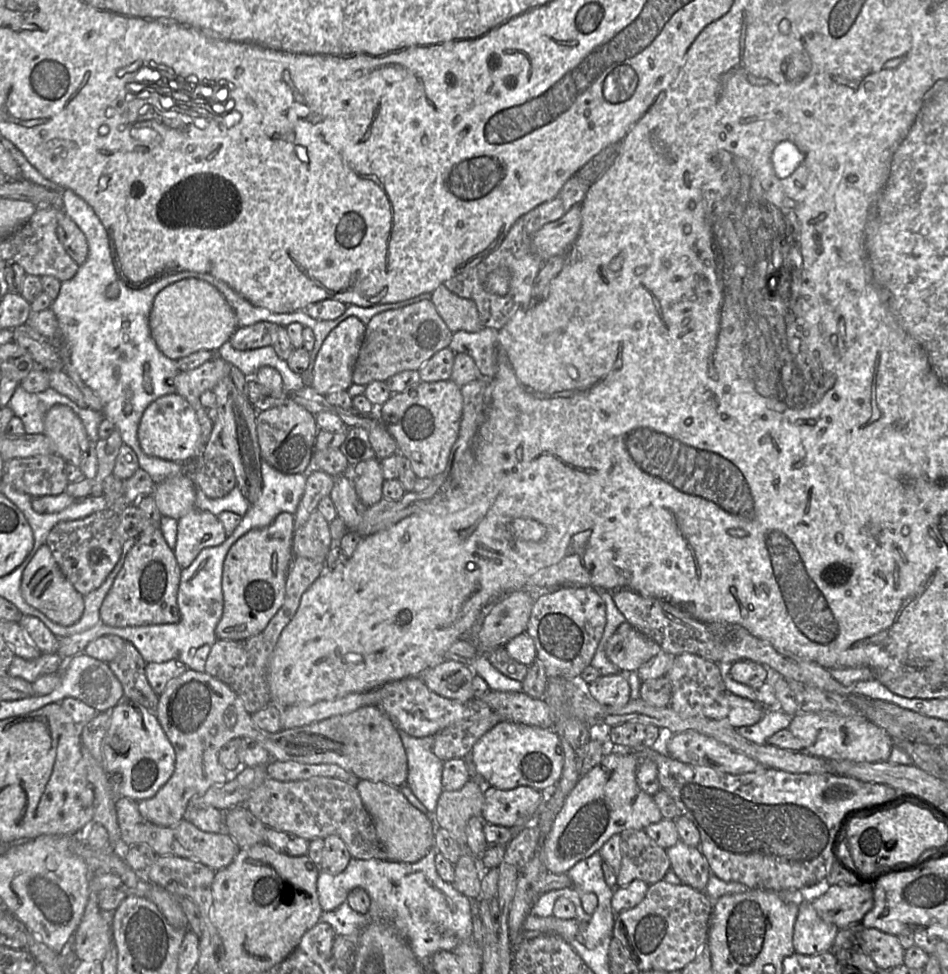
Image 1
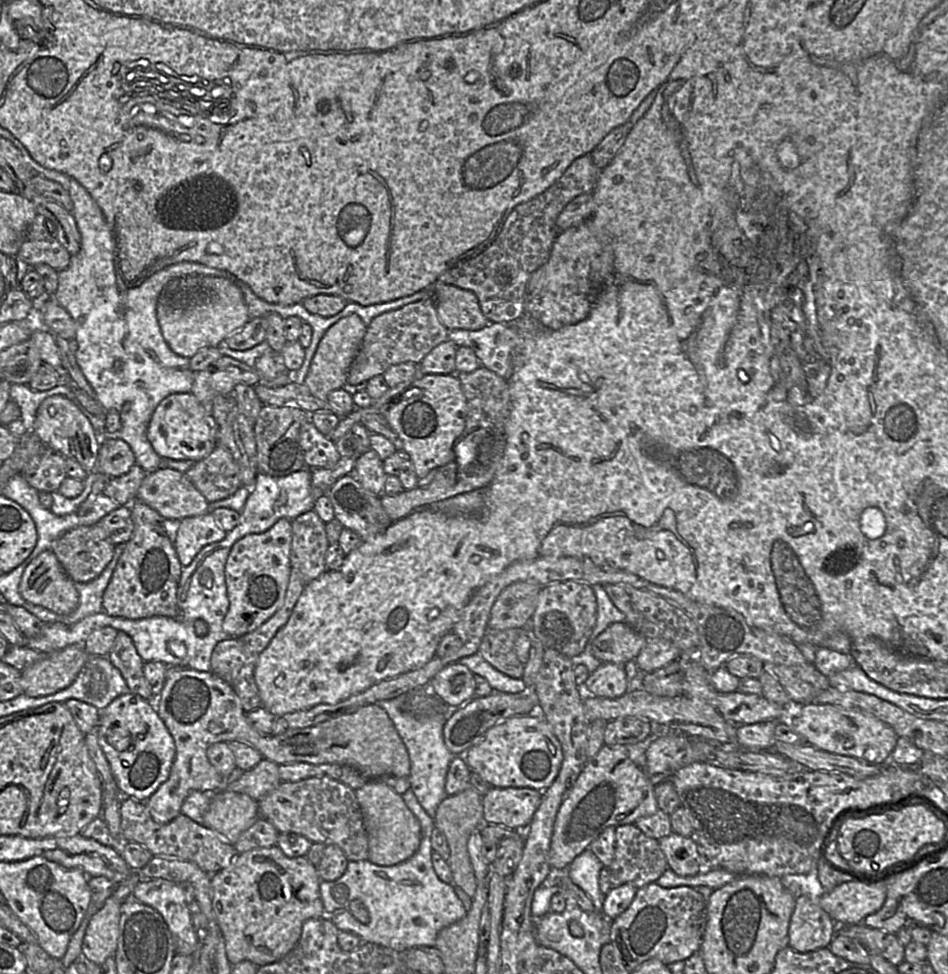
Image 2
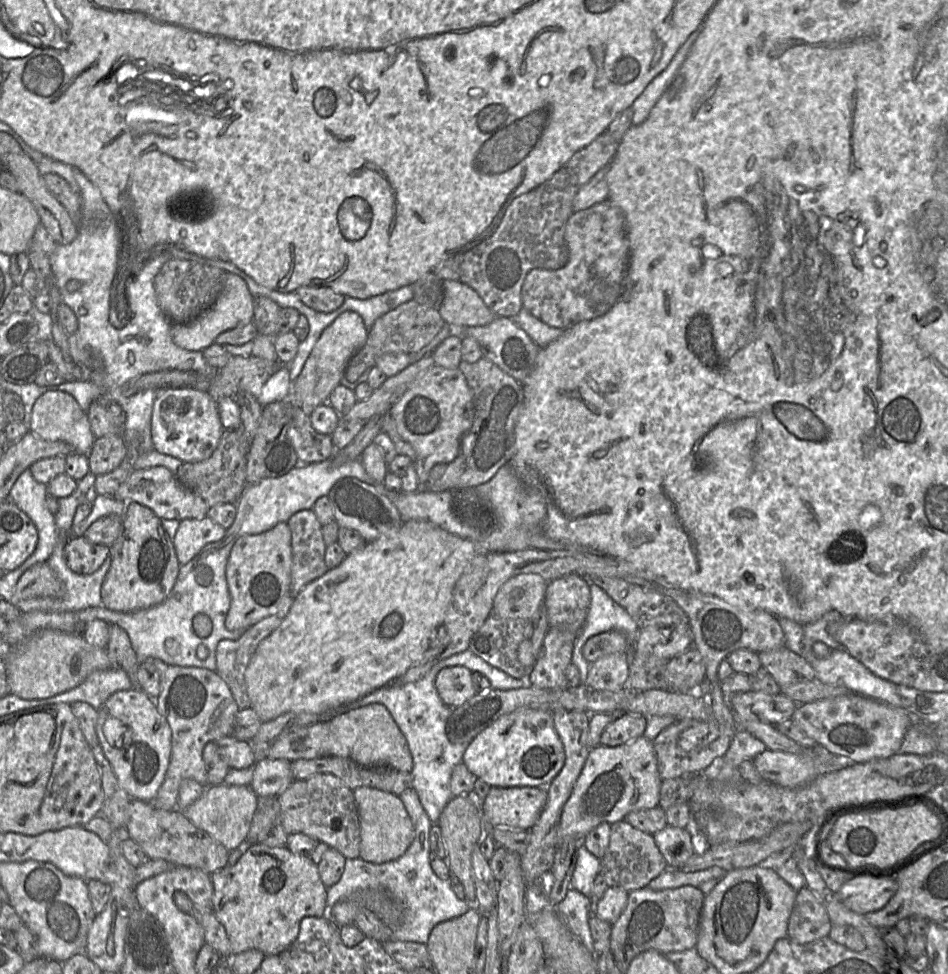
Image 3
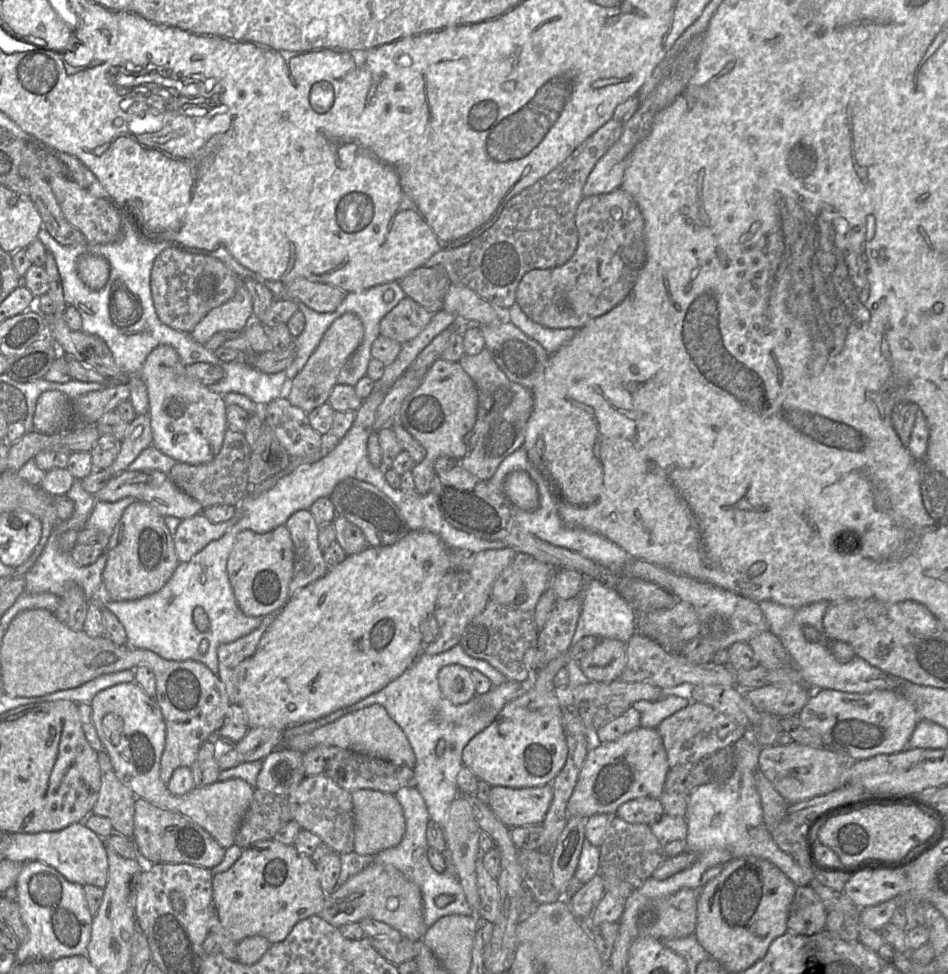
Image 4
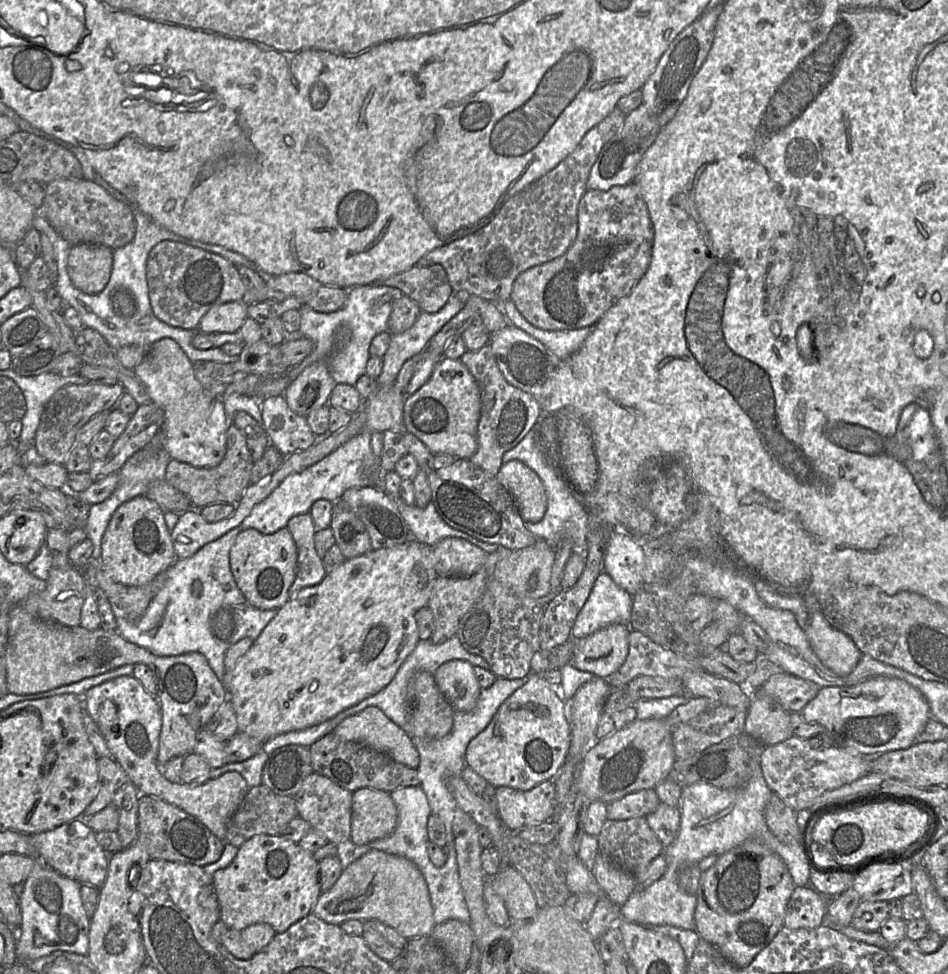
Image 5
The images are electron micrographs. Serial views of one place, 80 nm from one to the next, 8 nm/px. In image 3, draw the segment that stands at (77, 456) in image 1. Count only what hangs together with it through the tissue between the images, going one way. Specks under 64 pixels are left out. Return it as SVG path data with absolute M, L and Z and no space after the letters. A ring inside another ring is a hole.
M48 391L34 404L30 431L47 441L63 441L73 448L73 453L89 455L95 436L92 432L87 413L83 411L70 394L63 391Z

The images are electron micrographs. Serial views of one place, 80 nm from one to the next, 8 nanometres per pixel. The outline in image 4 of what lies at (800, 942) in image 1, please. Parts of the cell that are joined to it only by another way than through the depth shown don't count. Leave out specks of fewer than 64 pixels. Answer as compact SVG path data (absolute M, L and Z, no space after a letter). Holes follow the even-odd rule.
M810 886L798 887L790 906L787 931L810 936L826 929L828 916L823 901Z

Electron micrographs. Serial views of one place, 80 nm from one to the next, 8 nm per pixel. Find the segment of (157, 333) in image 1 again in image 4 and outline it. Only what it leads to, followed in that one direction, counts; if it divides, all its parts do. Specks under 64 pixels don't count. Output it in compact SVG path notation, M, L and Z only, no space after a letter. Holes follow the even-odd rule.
M242 280L234 296L211 309L190 331L195 342L203 345L220 331L242 332L253 319L251 296Z

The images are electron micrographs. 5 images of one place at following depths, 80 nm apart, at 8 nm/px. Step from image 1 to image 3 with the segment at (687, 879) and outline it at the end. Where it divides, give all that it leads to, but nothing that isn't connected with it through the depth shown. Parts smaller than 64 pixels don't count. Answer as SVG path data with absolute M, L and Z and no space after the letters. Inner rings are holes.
M667 825L653 837L667 862L667 868L680 869L695 854L690 828Z

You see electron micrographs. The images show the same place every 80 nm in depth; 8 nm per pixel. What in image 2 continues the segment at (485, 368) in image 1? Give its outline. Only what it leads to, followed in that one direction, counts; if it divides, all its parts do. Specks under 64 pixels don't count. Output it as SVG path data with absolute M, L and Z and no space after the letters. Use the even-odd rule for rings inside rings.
M491 323L481 330L450 330L448 339L458 347L472 348L481 366L506 380L511 377L514 349L520 340L514 325Z

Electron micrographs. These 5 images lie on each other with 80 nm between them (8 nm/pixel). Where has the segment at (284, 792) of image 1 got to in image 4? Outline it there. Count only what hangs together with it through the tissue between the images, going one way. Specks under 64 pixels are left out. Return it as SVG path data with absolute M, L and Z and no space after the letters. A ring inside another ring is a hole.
M312 775L305 776L287 799L292 820L296 821L302 830L316 834L323 844L339 855L354 851L354 806L349 791L327 776Z

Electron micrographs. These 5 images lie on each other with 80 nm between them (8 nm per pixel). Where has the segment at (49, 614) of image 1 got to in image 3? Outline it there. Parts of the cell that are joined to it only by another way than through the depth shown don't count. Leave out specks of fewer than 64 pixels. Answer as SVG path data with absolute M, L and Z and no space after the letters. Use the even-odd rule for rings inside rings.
M46 562L37 563L19 578L11 604L37 597L59 598L64 595L64 586Z

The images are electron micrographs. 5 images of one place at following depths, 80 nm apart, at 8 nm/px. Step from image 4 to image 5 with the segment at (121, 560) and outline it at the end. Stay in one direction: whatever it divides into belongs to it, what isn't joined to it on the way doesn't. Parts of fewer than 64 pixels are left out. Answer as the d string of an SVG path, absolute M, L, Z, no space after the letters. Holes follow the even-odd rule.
M146 496L124 502L113 513L102 538L100 562L103 572L120 584L146 584L176 560L170 533L164 520L164 511L158 504Z

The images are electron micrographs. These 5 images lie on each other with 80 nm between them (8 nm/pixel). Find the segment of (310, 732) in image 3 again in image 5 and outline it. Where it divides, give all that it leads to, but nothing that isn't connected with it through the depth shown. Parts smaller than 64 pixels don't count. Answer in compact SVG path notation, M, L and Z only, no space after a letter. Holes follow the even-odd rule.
M368 706L357 714L345 718L332 732L341 739L364 743L410 768L416 769L419 765L419 754L412 738L376 706Z

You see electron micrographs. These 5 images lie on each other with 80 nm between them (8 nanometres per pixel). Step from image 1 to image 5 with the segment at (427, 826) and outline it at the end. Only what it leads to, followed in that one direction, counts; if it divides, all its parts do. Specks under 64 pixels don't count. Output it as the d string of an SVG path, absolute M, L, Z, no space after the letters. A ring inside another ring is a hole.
M369 787L352 792L351 837L356 845L364 845L390 835L398 813L390 793Z

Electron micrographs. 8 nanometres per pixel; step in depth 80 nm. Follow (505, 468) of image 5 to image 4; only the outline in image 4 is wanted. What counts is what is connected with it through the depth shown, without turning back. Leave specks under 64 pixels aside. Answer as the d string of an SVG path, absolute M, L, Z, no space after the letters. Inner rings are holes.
M526 471L509 473L503 483L503 492L513 506L523 511L534 511L539 507L536 483Z

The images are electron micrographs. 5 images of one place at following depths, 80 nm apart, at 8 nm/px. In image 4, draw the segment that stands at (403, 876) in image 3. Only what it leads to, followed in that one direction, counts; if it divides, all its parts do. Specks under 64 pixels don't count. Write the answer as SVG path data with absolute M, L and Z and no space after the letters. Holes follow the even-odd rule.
M402 787L394 793L394 796L402 807L405 819L406 828L402 840L398 845L372 855L359 855L355 851L339 855L341 872L335 889L371 864L389 864L402 872L406 878L419 887L423 901L423 919L426 927L431 927L437 920L447 915L473 915L474 912L466 900L465 893L456 874L447 871L443 873L437 872L431 866L428 854L425 853L429 848L426 838L429 815L422 795L416 787ZM439 895L449 895L453 897L453 900L444 907L438 907L435 900Z

